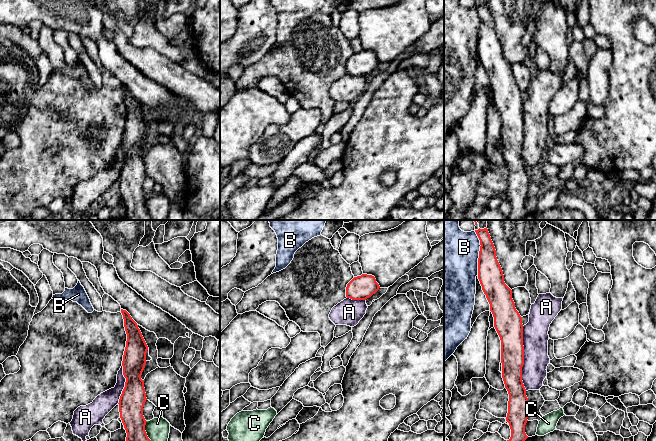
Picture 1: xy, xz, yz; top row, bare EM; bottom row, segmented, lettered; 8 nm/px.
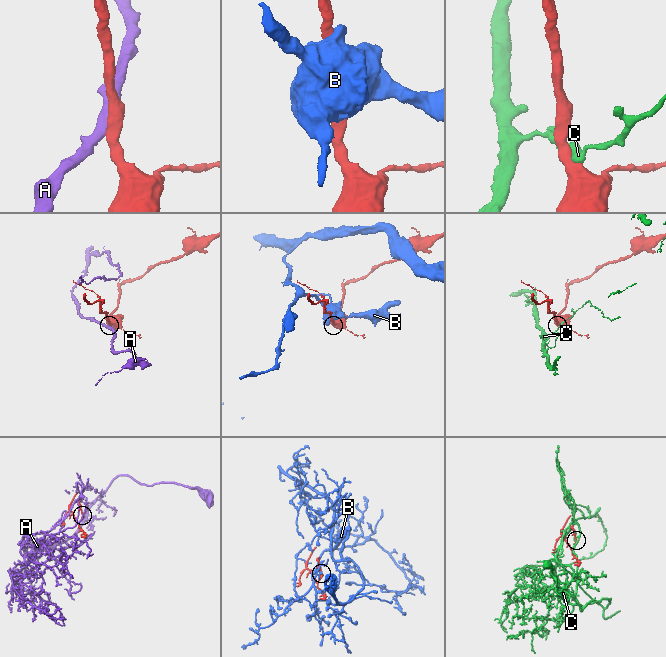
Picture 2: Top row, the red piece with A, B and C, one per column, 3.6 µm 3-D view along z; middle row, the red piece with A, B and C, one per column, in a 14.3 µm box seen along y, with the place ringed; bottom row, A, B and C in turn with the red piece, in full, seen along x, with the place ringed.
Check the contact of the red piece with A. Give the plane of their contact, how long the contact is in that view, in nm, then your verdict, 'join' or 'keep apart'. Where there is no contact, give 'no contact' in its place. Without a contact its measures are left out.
yz | 500 nm | keep apart

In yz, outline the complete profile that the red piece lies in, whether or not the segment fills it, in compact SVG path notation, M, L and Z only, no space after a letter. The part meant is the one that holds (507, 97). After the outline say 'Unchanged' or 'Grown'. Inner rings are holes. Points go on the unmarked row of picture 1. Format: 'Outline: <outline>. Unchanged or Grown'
Outline: M487 3L475 6L480 16L478 34L478 55L482 66L490 80L490 87L494 93L494 103L501 116L502 154L509 170L508 189L506 197L511 205L511 213L507 220L522 220L528 212L525 201L528 194L528 174L522 157L522 143L524 141L523 100L522 93L515 84L512 66L505 60L502 44L496 33L496 26Z. Unchanged

